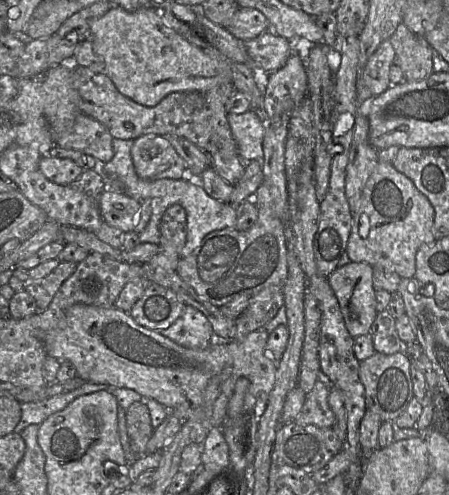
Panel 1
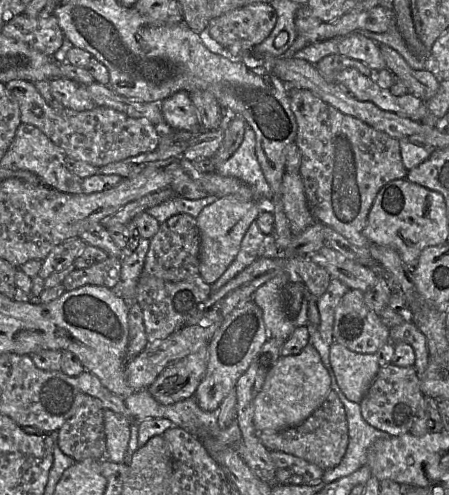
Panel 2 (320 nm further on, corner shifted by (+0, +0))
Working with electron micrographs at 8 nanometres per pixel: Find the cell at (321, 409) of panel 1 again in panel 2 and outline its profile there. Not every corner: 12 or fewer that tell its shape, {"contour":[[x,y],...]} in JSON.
{"contour":[[331,390],[301,424],[259,433],[269,451],[324,471],[349,443],[345,407]]}

